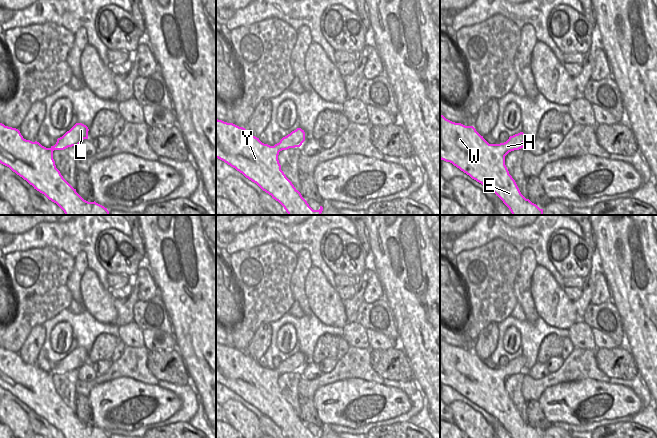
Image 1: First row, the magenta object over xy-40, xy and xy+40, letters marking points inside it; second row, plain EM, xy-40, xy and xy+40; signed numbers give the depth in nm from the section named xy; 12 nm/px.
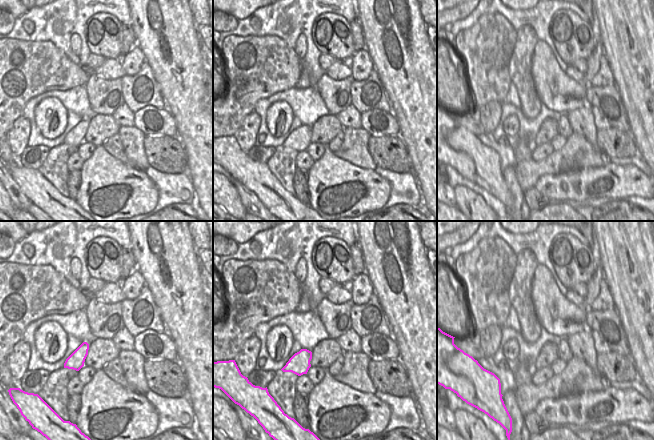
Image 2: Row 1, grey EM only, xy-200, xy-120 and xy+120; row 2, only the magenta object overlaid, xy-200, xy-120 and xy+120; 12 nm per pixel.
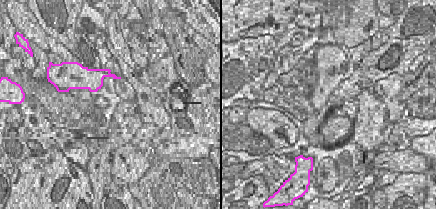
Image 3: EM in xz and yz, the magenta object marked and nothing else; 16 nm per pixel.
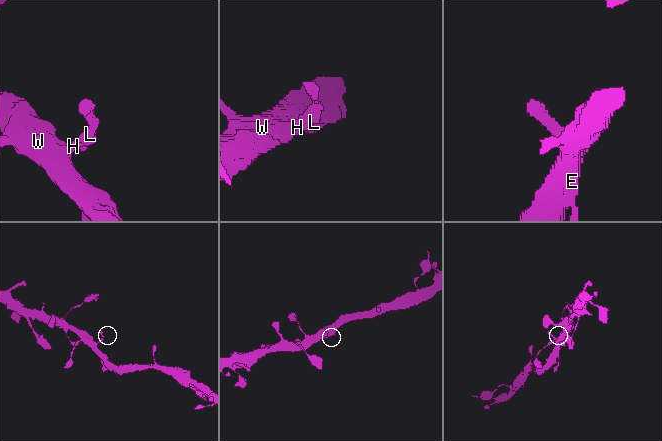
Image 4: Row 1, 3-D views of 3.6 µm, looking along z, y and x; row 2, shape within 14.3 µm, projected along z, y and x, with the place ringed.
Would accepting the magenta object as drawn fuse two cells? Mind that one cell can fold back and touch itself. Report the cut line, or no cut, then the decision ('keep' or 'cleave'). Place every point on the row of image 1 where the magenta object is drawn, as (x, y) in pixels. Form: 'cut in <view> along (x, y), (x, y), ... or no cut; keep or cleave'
no cut; keep

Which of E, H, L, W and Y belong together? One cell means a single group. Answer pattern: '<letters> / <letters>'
E H L W Y

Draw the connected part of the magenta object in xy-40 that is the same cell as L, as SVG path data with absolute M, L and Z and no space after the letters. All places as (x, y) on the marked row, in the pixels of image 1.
M0 123L0 163L9 167L13 172L26 180L37 191L44 194L49 200L56 203L65 215L110 215L107 208L94 202L84 200L61 175L53 159L54 150L64 150L78 146L84 139L88 139L88 127L76 123L62 137L57 139L54 146L46 148L39 142L26 140L16 128Z

